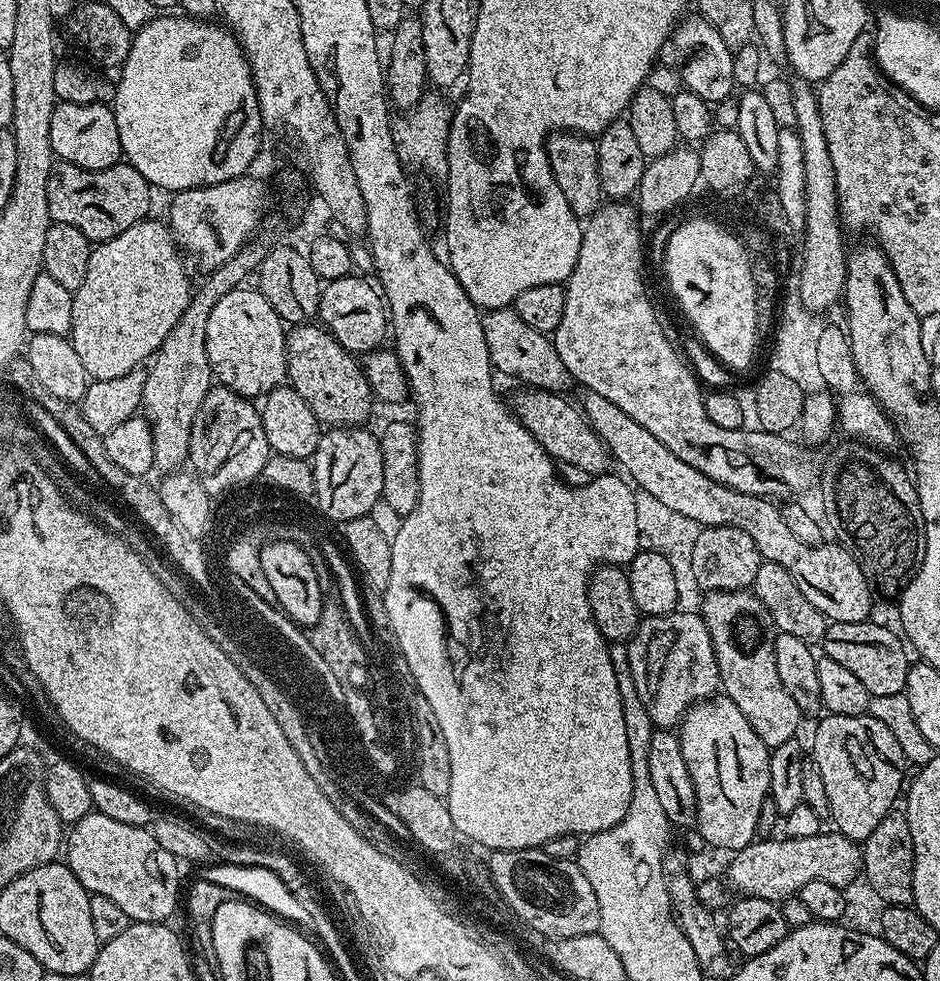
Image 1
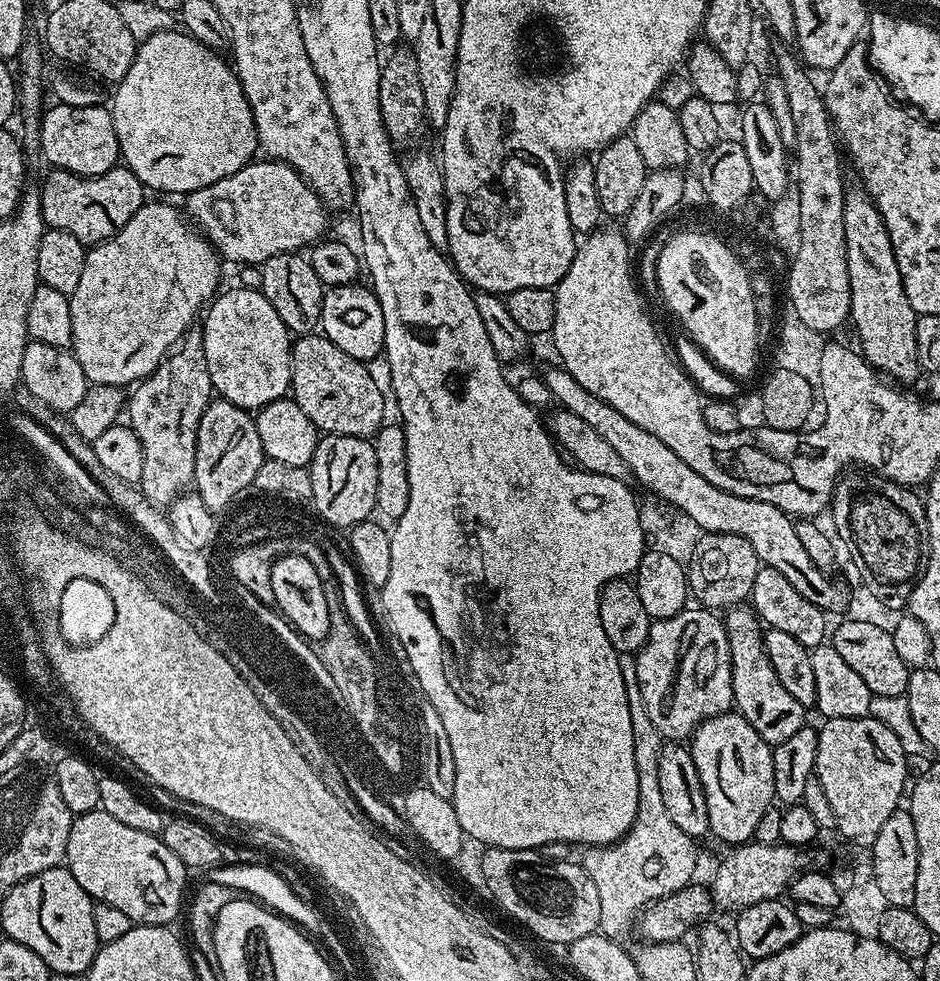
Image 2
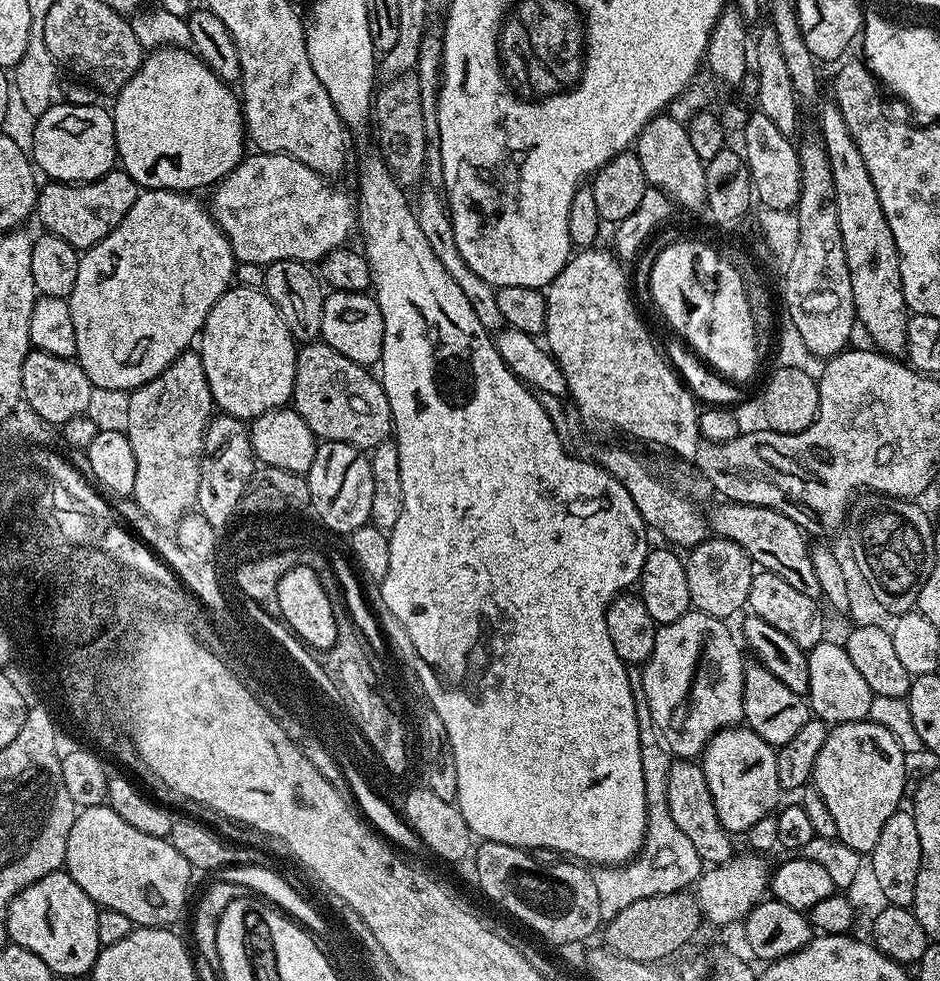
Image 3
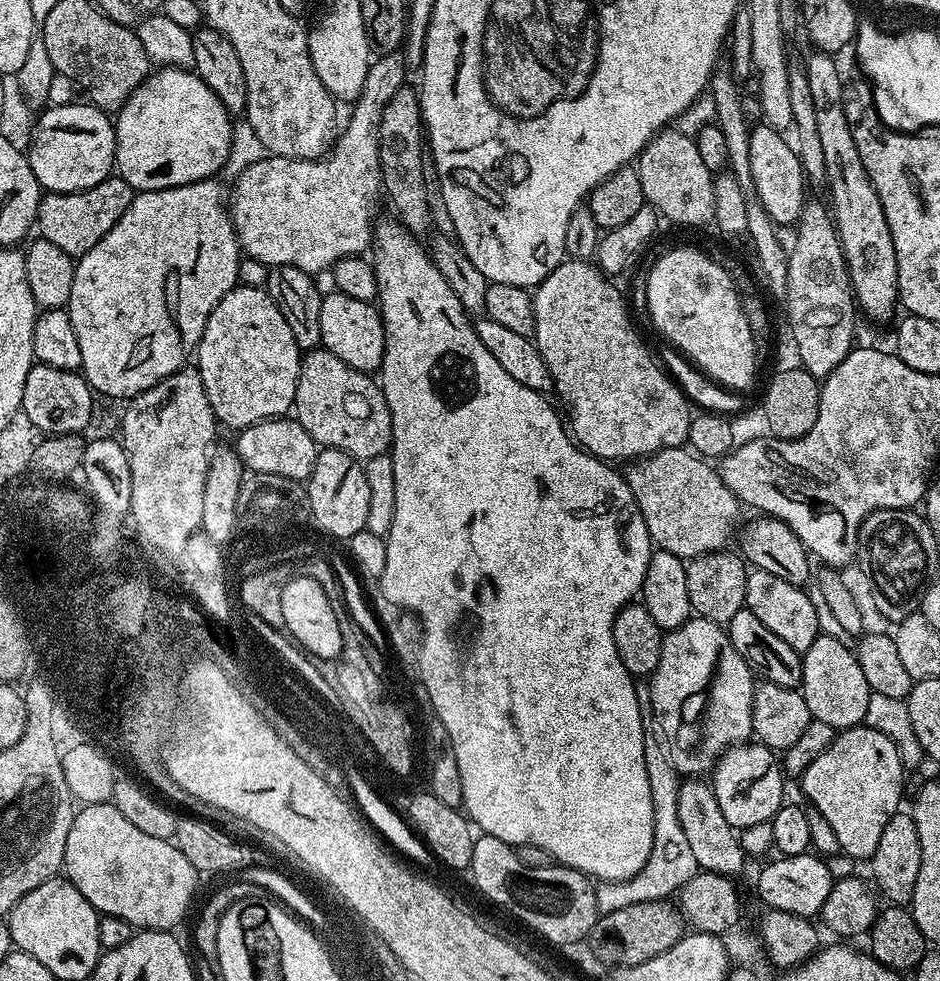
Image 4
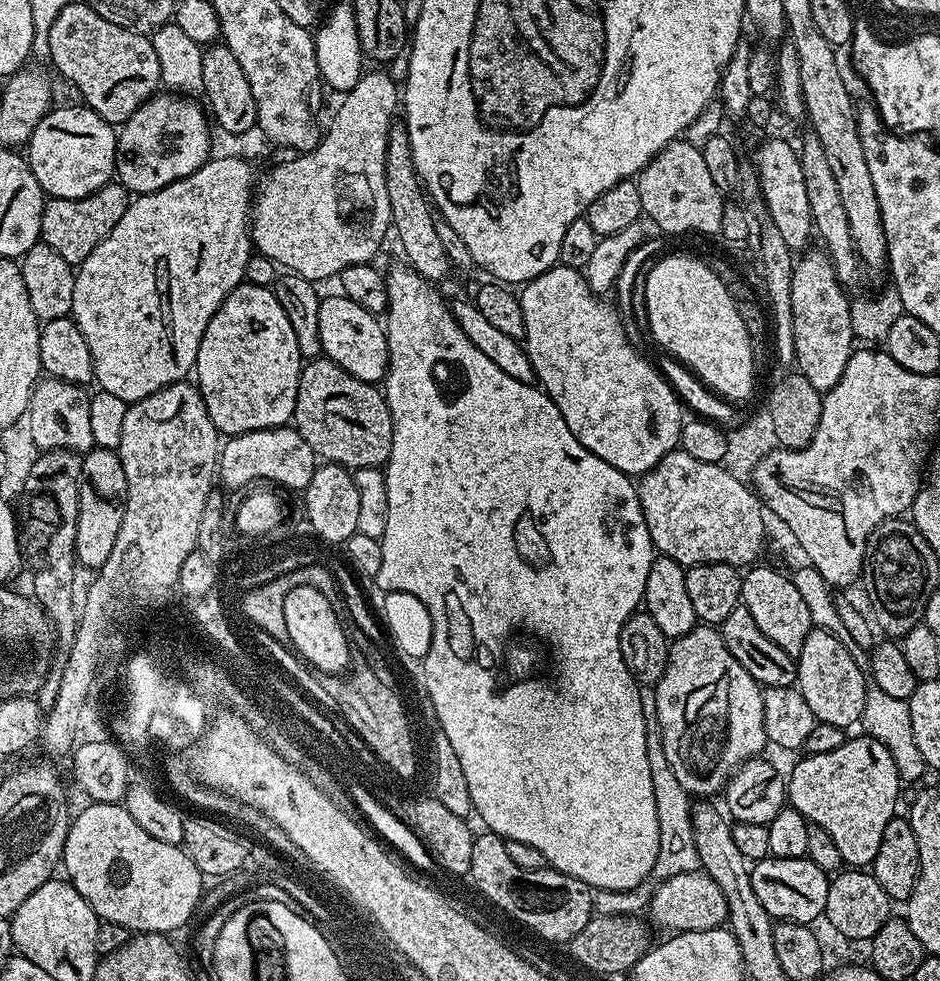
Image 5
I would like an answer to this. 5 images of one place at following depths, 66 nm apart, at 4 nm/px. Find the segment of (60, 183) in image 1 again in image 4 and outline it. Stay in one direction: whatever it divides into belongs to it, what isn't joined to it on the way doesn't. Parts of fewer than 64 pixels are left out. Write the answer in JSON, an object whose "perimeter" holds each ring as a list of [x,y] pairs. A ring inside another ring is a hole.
{"perimeter":[[[118,174],[81,192],[49,192],[41,195],[35,227],[38,232],[40,228],[39,235],[43,239],[54,242],[60,250],[66,250],[68,256],[79,258],[94,250],[94,246],[110,234],[118,218],[126,214],[133,195],[133,188]]]}

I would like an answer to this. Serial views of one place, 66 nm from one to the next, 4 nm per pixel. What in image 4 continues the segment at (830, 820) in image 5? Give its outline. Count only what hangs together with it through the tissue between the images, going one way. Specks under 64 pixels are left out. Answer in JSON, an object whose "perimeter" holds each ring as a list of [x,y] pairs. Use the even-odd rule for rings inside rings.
{"perimeter":[[[857,726],[843,729],[833,740],[830,747],[822,750],[822,754],[818,754],[818,758],[814,758],[814,762],[810,762],[810,766],[806,766],[806,770],[798,778],[798,784],[800,784],[801,790],[804,791],[805,798],[809,800],[807,803],[816,808],[818,814],[822,814],[822,818],[826,818],[826,822],[830,822],[830,826],[834,829],[834,835],[838,837],[840,852],[843,855],[853,856],[856,860],[867,861],[874,854],[874,850],[878,850],[878,841],[882,838],[882,830],[886,830],[886,822],[895,812],[901,811],[900,795],[904,792],[904,775],[906,775],[906,769],[900,760],[894,742],[890,742],[890,738],[886,738],[886,734],[882,734],[878,730],[867,726]]]}

